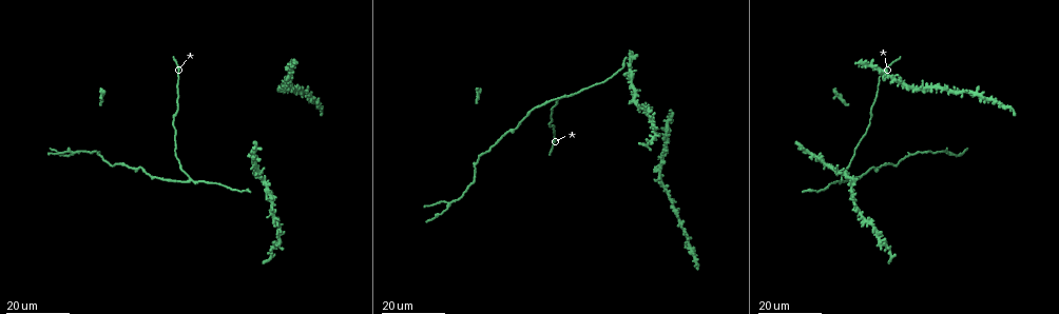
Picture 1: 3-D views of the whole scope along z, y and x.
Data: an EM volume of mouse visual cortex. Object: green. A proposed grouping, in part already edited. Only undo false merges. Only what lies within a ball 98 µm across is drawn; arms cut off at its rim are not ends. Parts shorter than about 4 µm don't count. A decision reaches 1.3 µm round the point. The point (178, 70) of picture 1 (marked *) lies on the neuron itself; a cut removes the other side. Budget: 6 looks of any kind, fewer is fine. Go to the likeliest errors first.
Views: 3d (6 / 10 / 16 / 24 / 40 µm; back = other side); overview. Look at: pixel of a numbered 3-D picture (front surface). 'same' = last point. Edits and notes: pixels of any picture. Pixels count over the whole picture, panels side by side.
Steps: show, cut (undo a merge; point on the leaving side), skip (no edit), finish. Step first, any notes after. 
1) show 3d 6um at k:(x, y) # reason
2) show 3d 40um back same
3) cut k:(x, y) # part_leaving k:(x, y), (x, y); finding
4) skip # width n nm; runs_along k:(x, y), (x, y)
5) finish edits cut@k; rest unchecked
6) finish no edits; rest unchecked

show 3d 24um at 1:(885, 73) # four or more arms meet

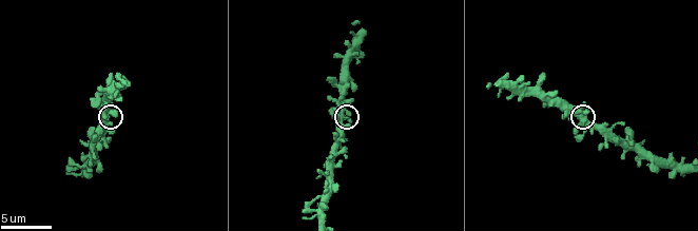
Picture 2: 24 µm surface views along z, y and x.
show 3d 10um at 2:(102, 120)

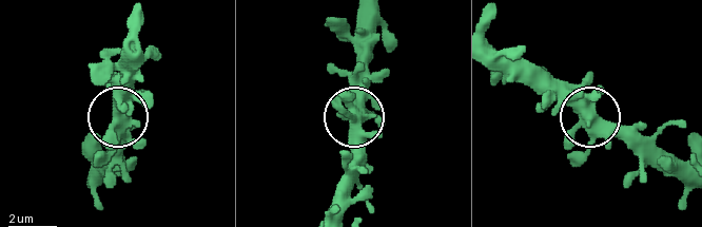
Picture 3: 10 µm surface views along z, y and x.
show 3d 6um at 3:(117, 115)

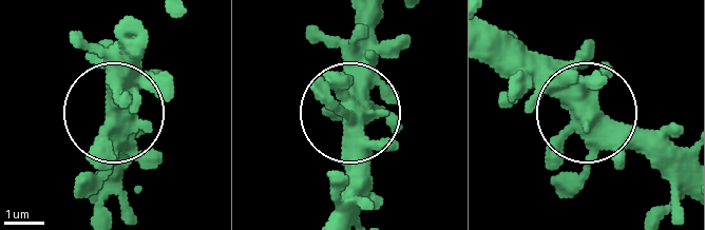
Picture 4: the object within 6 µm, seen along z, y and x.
skip # side_arm 12 um; all the same neuron

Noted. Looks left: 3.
show 3d 24um at 1:(71, 152) # branch point

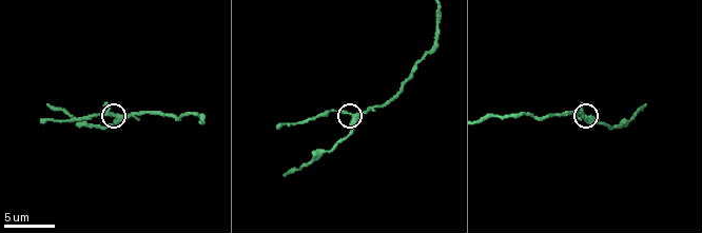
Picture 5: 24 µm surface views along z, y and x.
show 3d 6um at 5:(120, 119)

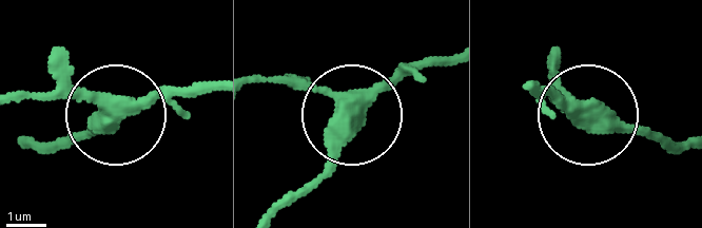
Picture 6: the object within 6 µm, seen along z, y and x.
skip # side_arm 9 um; runs_along 6:(448, 58), (408, 64), (347, 106), (260, 81); one neuron here

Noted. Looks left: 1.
finish no edits; rest unchecked

